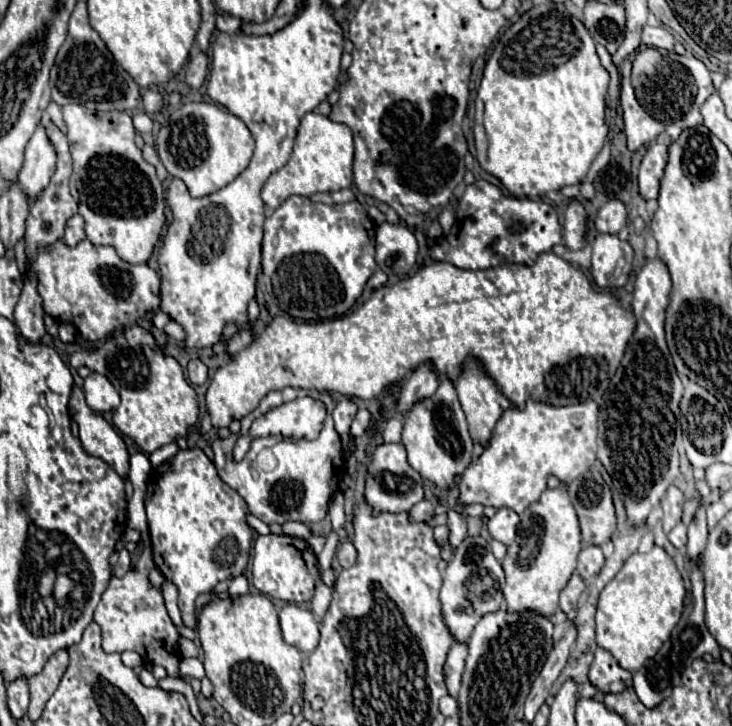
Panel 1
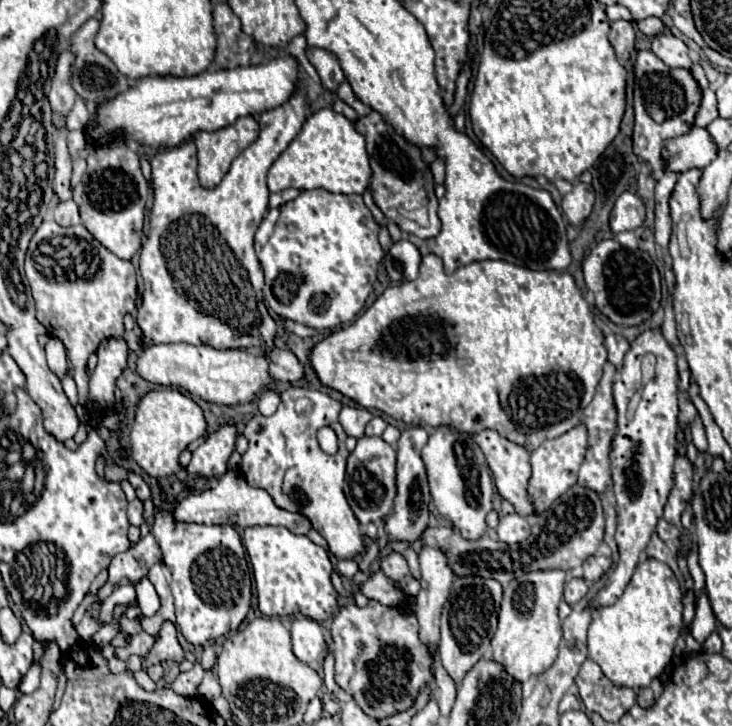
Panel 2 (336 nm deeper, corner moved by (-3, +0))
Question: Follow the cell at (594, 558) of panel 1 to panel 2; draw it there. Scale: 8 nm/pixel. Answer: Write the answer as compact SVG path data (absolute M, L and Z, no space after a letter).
M590 556L586 562L584 562L584 578L588 582L596 582L604 576L604 572L612 566L612 560L606 558L606 556Z

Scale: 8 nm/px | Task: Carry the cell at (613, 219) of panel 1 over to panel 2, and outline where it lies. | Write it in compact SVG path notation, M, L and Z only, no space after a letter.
M622 192L614 204L612 216L610 216L610 228L614 234L624 230L636 230L644 224L646 208L638 194L634 192Z

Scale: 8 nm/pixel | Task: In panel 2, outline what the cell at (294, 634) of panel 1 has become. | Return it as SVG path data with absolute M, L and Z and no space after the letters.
M304 616L296 618L292 622L292 646L300 662L306 662L306 664L318 662L326 650L320 624Z

